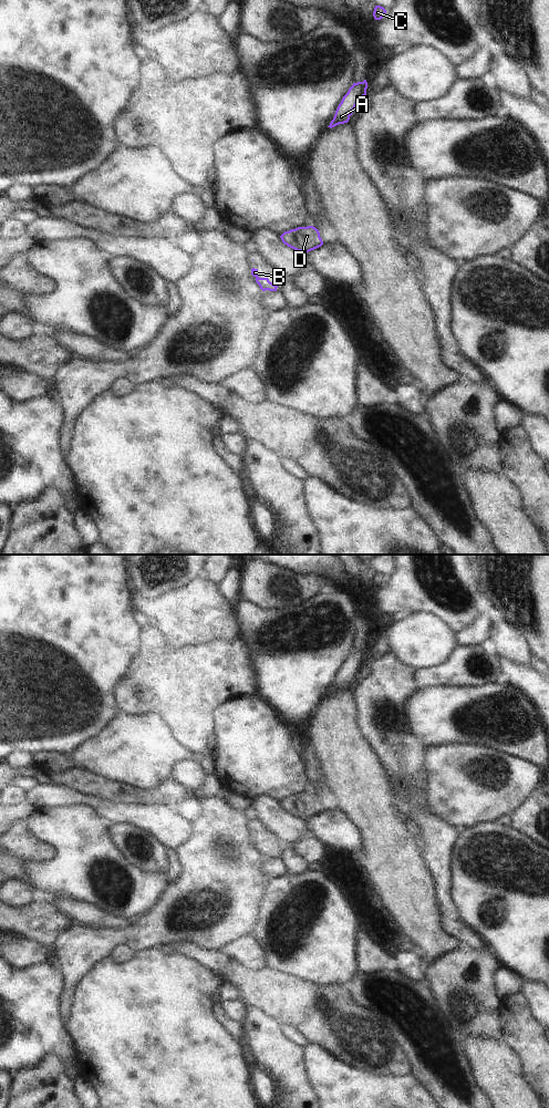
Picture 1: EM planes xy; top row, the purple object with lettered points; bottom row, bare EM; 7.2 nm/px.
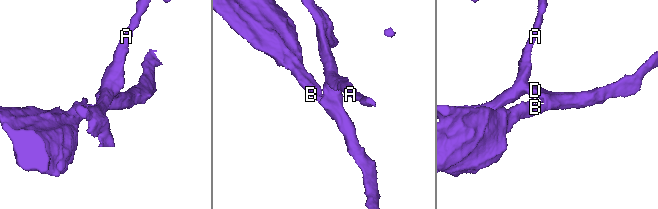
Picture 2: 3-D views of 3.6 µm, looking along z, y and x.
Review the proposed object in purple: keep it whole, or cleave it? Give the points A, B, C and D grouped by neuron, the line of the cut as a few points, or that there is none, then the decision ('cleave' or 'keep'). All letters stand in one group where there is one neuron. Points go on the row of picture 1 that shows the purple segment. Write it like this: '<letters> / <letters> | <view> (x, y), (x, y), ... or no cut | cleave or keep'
A B C D | no cut | keep

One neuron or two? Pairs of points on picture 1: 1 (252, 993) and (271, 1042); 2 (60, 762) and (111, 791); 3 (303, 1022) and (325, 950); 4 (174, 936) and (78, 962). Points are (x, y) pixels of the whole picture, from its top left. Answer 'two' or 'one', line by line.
1: two
2: two
3: two
4: one

